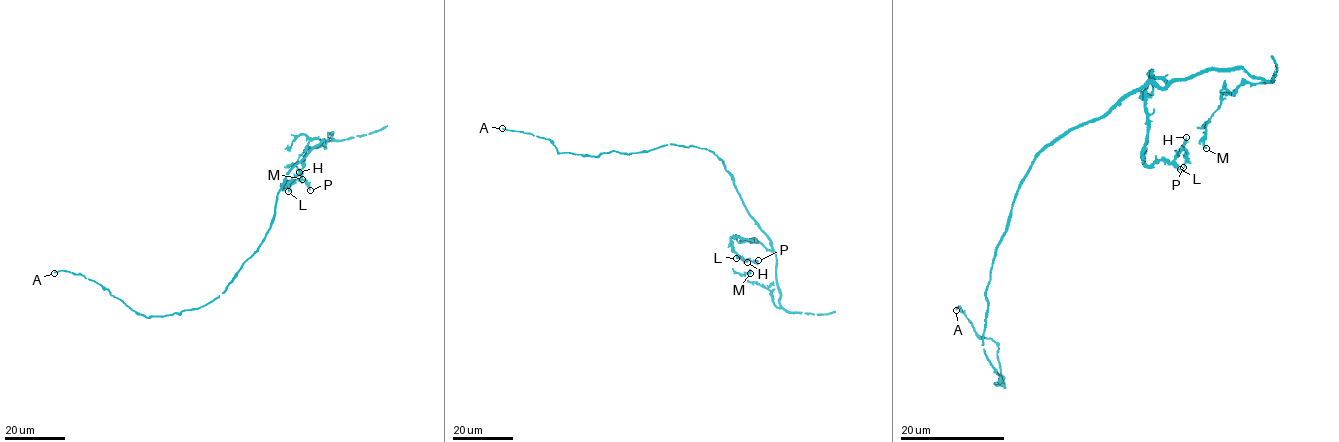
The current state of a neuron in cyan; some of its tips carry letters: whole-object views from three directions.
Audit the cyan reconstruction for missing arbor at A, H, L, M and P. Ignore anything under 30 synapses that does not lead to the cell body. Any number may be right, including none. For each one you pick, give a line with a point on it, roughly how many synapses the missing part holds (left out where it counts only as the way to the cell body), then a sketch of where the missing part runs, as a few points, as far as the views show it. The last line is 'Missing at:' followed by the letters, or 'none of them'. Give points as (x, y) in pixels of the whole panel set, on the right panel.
Missing at: none of them

